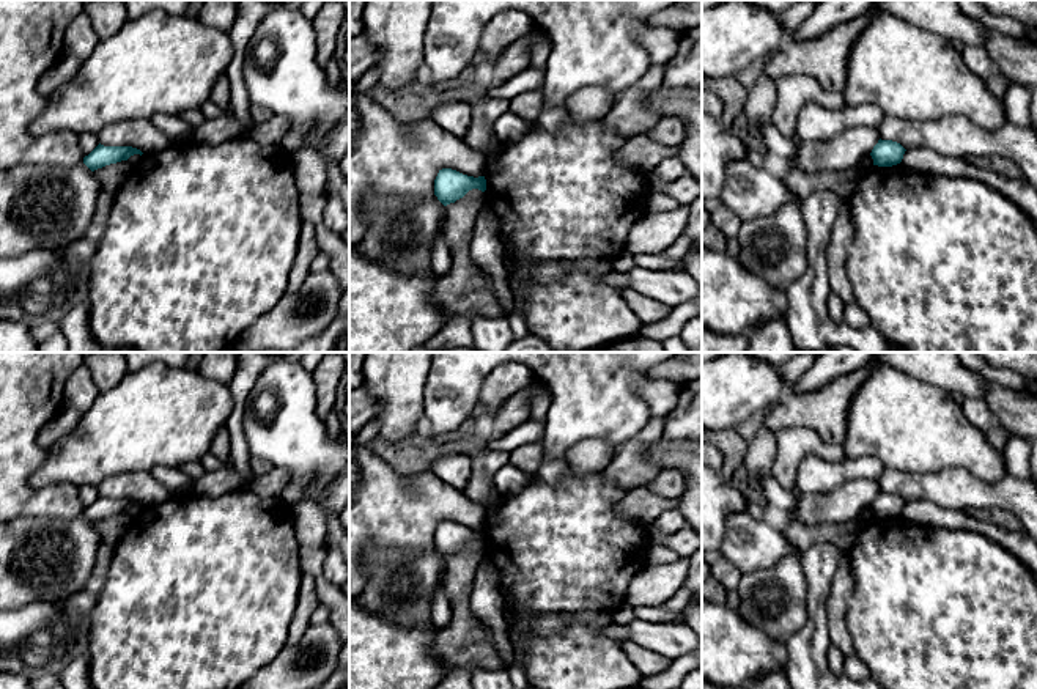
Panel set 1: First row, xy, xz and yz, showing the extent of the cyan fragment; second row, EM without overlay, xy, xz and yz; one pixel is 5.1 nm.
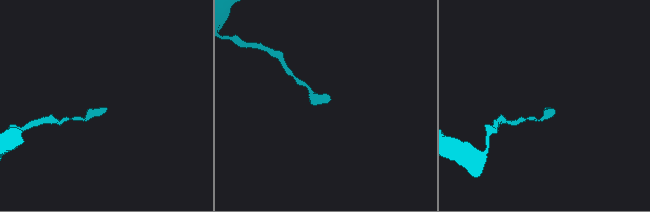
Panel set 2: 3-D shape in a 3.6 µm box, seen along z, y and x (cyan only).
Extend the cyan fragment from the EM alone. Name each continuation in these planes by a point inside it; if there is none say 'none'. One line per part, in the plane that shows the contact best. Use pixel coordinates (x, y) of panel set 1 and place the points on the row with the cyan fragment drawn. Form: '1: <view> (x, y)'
none

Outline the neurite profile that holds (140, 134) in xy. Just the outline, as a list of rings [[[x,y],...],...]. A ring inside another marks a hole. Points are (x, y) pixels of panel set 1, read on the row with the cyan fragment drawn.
[[[145,118],[116,121],[102,127],[96,137],[104,146],[132,146],[142,153],[156,153],[172,143],[165,134]]]

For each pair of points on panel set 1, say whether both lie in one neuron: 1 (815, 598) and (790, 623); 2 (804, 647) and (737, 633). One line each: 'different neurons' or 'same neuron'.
1: different neurons
2: different neurons

